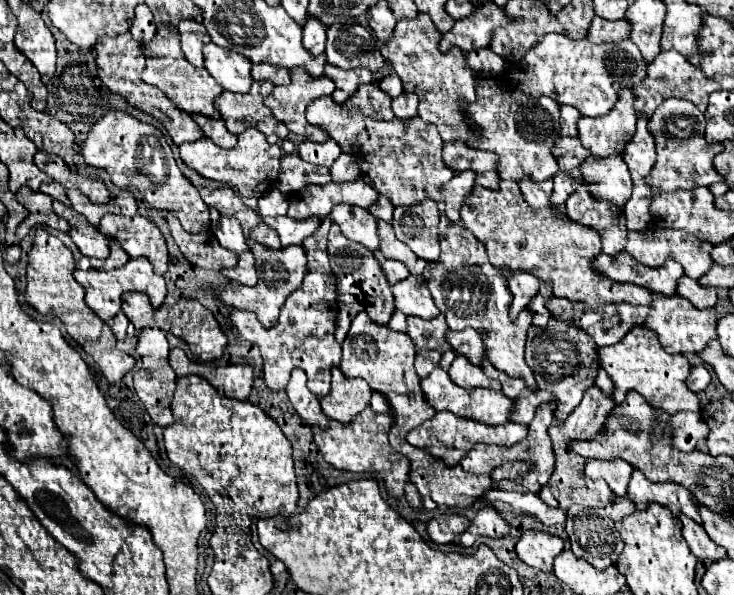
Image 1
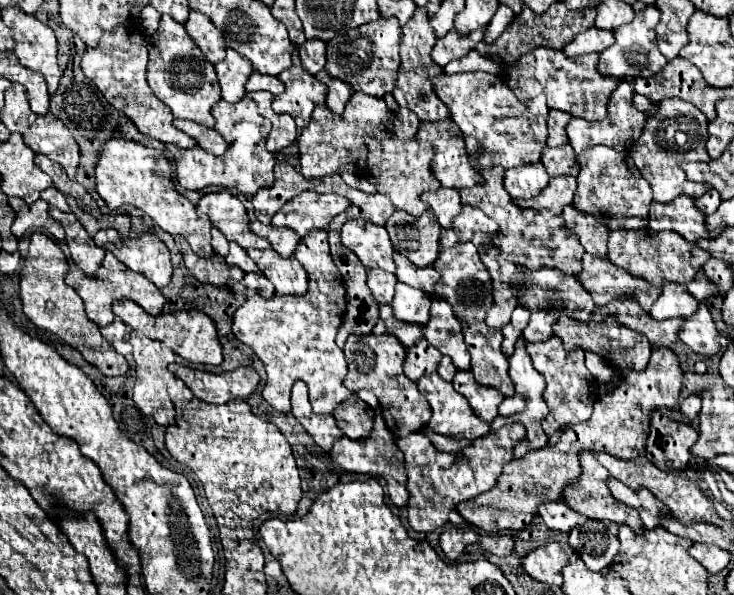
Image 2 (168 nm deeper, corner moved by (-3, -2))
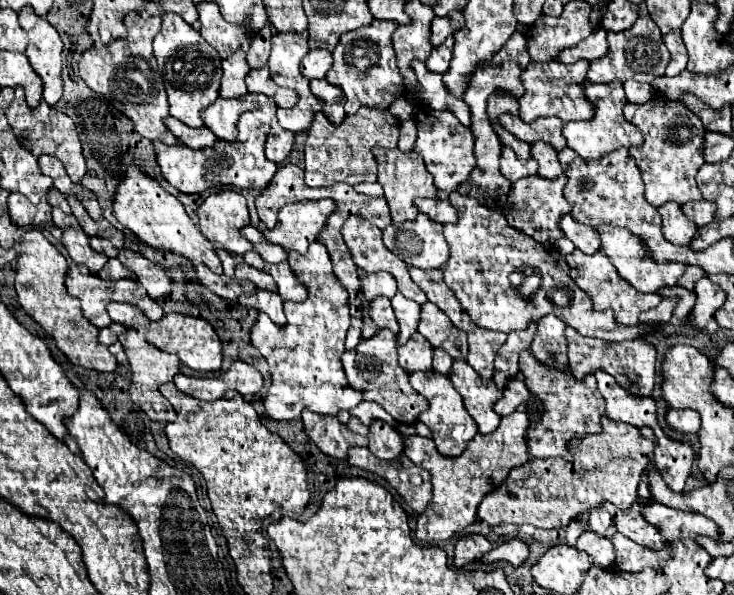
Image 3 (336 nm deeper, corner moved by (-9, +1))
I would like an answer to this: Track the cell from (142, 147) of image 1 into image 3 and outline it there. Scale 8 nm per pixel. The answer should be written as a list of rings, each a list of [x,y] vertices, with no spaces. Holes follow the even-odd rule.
[[[129,167],[127,177],[119,185],[115,203],[113,203],[113,213],[115,213],[117,221],[123,227],[127,227],[141,243],[145,243],[153,249],[181,255],[187,261],[191,261],[193,265],[203,263],[217,275],[223,273],[221,261],[217,257],[217,249],[213,247],[211,241],[205,239],[205,235],[201,235],[199,227],[193,225],[193,221],[187,217],[183,205],[179,203],[179,199],[169,195],[155,179],[147,177],[137,167]]]

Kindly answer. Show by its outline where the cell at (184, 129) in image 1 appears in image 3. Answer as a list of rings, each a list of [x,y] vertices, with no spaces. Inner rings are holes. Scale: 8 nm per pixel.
[[[157,9],[131,11],[125,17],[125,25],[129,31],[127,39],[117,39],[103,47],[91,47],[81,55],[79,75],[95,93],[105,95],[117,111],[127,115],[141,137],[149,141],[177,145],[177,139],[163,125],[163,119],[169,115],[169,103],[167,103],[161,73],[157,71],[153,47],[151,47],[151,41],[161,27],[161,13]],[[149,11],[155,11],[155,13],[149,13]]]

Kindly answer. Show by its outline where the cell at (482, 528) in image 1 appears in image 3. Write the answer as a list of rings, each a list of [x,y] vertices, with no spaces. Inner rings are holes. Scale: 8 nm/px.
[[[513,537],[501,545],[497,545],[491,553],[487,553],[481,561],[505,561],[513,567],[521,567],[529,559],[529,547],[519,537]]]

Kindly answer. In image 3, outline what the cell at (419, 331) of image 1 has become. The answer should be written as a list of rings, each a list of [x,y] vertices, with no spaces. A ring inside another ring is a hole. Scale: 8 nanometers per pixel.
[[[377,297],[377,299],[373,299],[369,303],[369,317],[373,319],[373,323],[377,327],[387,327],[393,333],[399,331],[399,325],[397,325],[397,319],[395,319],[393,307],[391,307],[389,299],[385,299],[385,297]]]

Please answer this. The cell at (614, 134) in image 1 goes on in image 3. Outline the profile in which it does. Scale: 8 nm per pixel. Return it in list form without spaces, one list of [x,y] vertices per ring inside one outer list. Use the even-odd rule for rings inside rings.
[[[585,81],[585,97],[593,103],[595,115],[589,121],[571,121],[563,125],[563,135],[567,139],[567,145],[583,159],[601,159],[603,155],[617,151],[621,147],[633,147],[643,143],[643,135],[637,127],[627,123],[623,119],[623,107],[627,103],[625,91],[621,83],[587,83]]]

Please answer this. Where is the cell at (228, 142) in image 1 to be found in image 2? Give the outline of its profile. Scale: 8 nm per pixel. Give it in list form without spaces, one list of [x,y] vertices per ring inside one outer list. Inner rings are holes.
[[[175,120],[175,126],[179,130],[183,130],[185,134],[193,136],[203,150],[207,150],[207,152],[211,152],[215,156],[221,156],[221,154],[227,152],[227,146],[229,144],[217,134],[217,130],[207,128],[207,126],[201,126],[201,124],[191,122],[191,120]]]

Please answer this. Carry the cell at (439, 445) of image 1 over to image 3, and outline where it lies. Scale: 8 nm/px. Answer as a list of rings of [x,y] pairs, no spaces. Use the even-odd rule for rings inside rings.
[[[515,411],[507,417],[501,417],[501,425],[491,433],[485,435],[483,445],[477,445],[481,455],[469,455],[465,451],[457,459],[441,457],[435,449],[435,443],[427,437],[403,437],[405,439],[405,455],[419,467],[427,469],[433,477],[433,501],[429,507],[417,517],[417,539],[419,541],[447,541],[455,533],[461,533],[465,527],[477,521],[477,507],[485,495],[495,491],[509,475],[513,467],[523,465],[527,455],[527,443],[525,443],[525,431],[529,425],[529,417],[525,411]]]

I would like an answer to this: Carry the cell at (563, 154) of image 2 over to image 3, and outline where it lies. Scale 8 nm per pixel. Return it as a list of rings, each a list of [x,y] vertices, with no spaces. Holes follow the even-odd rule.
[[[541,141],[533,143],[531,147],[533,147],[533,159],[537,159],[537,163],[539,163],[537,175],[553,179],[563,173],[559,159],[557,159],[557,151],[553,147],[549,147],[547,143],[541,143]]]

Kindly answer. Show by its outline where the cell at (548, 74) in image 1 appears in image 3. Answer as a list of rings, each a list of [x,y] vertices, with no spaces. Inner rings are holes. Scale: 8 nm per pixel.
[[[577,61],[571,65],[563,63],[529,63],[527,71],[521,75],[525,85],[525,95],[519,99],[519,117],[525,123],[531,123],[539,117],[559,117],[561,121],[579,121],[593,117],[593,105],[585,99],[581,83],[585,81],[585,73],[589,69],[589,61]]]

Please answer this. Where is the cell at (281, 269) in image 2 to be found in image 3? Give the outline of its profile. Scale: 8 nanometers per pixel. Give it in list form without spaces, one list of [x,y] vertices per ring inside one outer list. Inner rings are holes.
[[[287,263],[267,265],[265,271],[275,279],[277,293],[283,297],[283,301],[305,301],[307,299],[307,289],[301,287],[299,279],[293,275]]]

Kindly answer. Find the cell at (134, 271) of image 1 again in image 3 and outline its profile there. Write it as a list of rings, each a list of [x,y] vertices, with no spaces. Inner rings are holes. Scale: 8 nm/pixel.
[[[73,265],[69,267],[67,271],[67,277],[65,277],[65,287],[67,287],[67,293],[77,297],[81,301],[81,309],[83,309],[83,315],[85,319],[89,319],[89,323],[93,323],[95,327],[107,327],[109,325],[109,315],[107,315],[107,303],[111,301],[119,301],[119,303],[129,303],[129,305],[137,305],[141,309],[141,313],[151,319],[151,321],[157,321],[163,317],[163,309],[157,301],[153,301],[145,289],[141,287],[139,281],[133,281],[133,279],[121,279],[121,281],[103,281],[99,279],[97,275],[91,275],[89,269],[85,265]]]

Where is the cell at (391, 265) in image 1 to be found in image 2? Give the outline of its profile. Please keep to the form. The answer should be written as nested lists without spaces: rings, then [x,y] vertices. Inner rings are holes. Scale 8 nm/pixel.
[[[369,270],[367,284],[379,304],[389,304],[395,294],[397,278],[395,278],[395,274],[387,274],[385,270]]]

